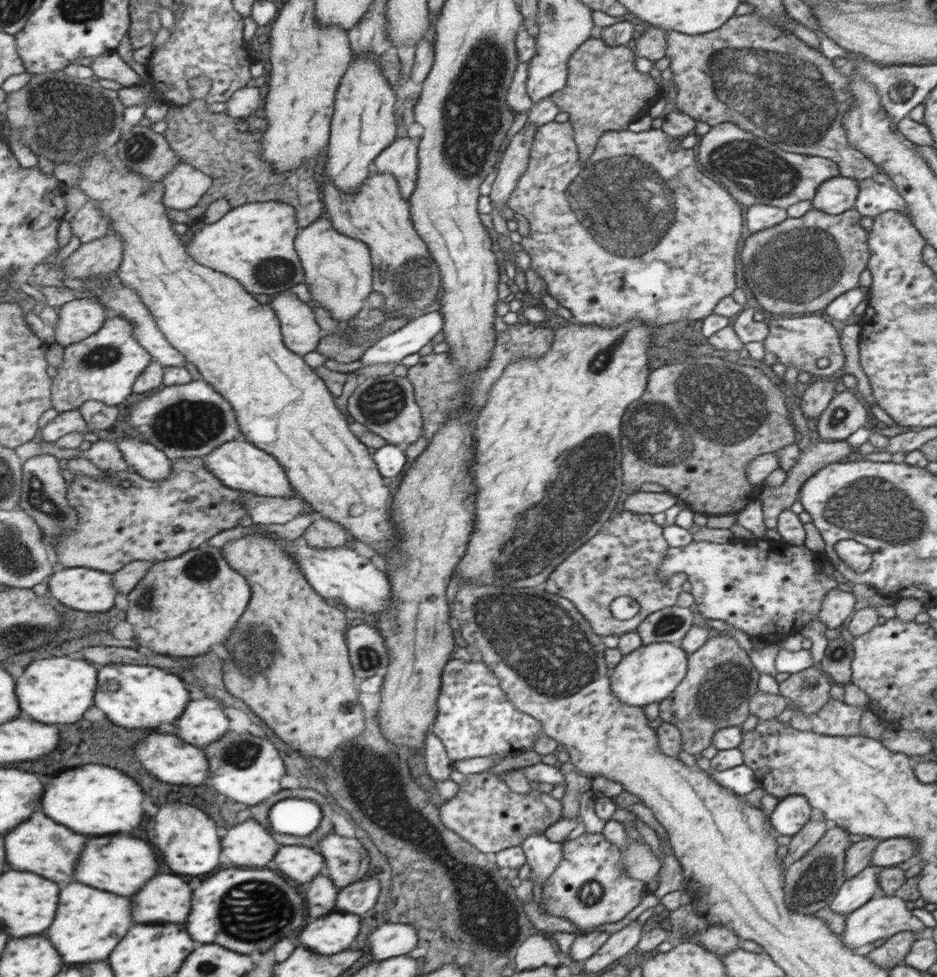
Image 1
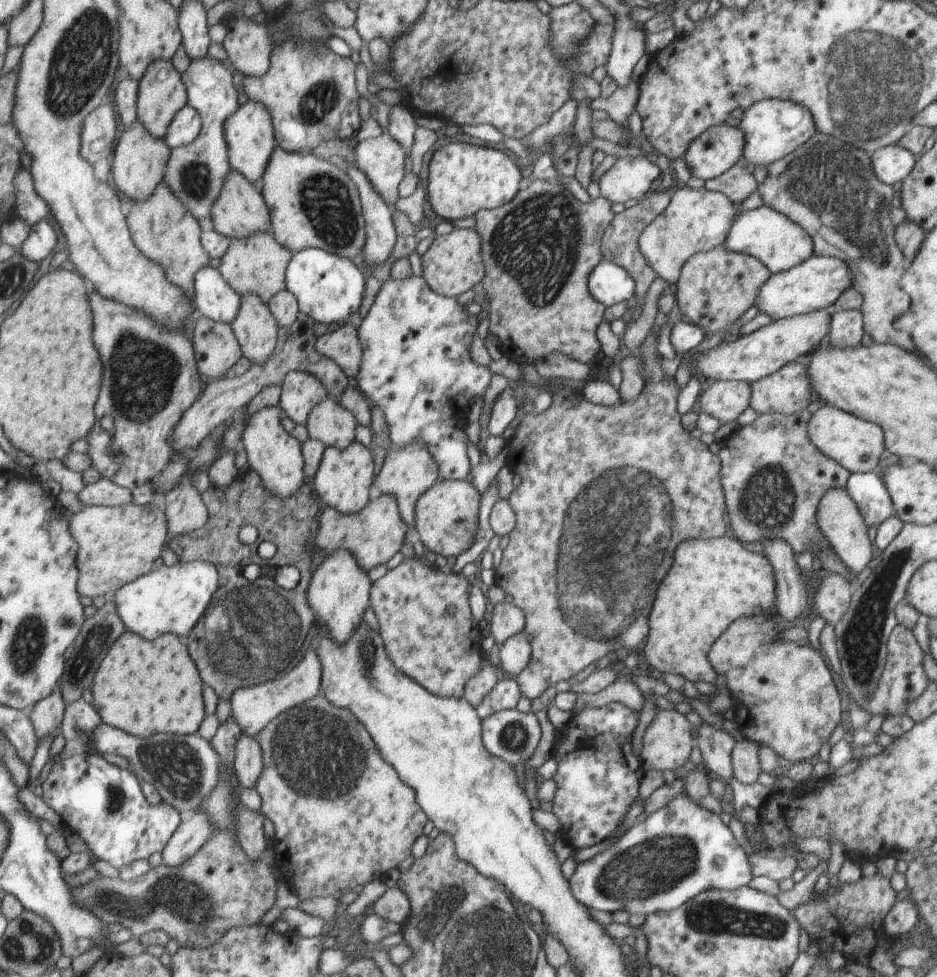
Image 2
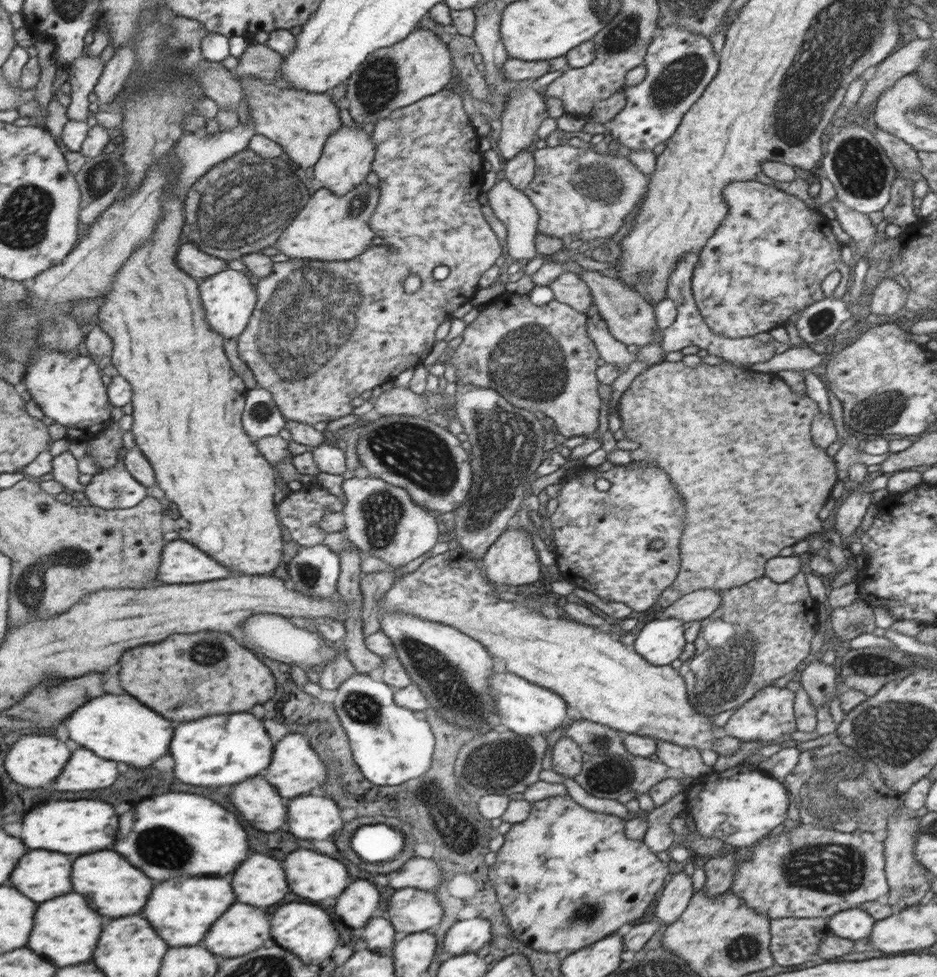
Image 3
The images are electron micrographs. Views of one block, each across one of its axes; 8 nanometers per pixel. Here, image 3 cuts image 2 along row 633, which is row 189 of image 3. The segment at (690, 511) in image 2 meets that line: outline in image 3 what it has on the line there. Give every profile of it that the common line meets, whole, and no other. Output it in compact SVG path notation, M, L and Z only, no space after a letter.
M564 141L552 147L544 147L532 151L534 155L534 179L524 191L537 207L540 215L540 232L546 236L556 236L567 242L571 236L578 236L584 243L599 238L612 237L625 222L633 216L636 204L645 198L649 188L649 176L642 173L628 159L630 152L621 151L615 154L584 149L583 146L571 146Z

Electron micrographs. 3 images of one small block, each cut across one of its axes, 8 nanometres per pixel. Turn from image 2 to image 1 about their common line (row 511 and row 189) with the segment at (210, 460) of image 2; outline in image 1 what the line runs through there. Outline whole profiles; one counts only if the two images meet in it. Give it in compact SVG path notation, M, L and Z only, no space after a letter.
M182 162L163 181L167 187L165 204L169 210L188 210L198 206L202 196L213 188L214 178Z

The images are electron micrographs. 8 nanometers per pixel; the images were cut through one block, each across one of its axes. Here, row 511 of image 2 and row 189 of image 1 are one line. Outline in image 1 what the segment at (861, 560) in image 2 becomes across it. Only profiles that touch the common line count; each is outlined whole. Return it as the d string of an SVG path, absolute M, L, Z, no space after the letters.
M847 177L832 178L823 184L812 200L812 208L826 211L828 214L842 214L856 204L859 194L858 180Z

